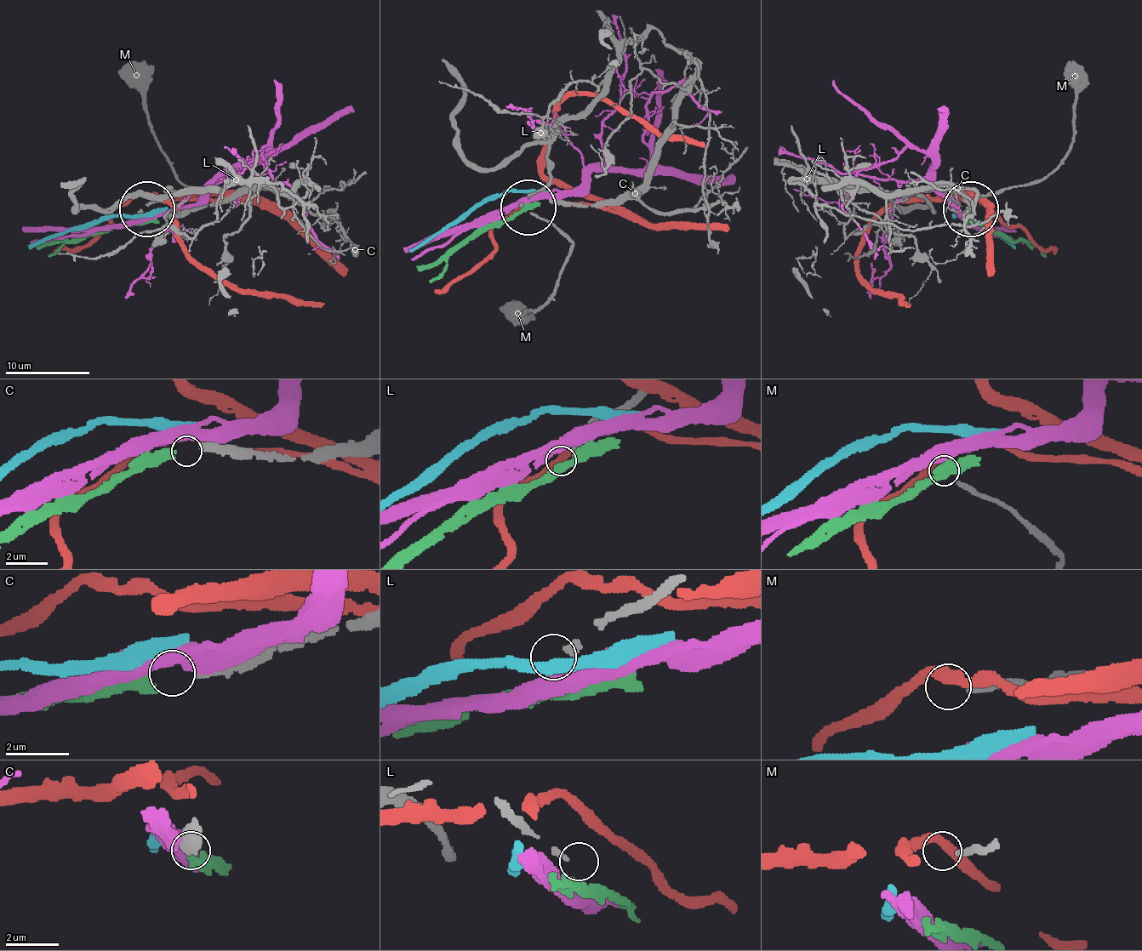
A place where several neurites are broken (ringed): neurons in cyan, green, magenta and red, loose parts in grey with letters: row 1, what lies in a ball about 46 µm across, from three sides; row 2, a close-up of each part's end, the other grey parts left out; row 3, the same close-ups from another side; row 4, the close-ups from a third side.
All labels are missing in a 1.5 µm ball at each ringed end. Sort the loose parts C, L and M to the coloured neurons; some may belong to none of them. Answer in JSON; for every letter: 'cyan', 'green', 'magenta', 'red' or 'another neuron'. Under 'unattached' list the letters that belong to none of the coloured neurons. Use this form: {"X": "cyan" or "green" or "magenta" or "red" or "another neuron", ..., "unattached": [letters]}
{"C": "green", "L": "another neuron", "M": "another neuron", "unattached": ["L", "M"]}

